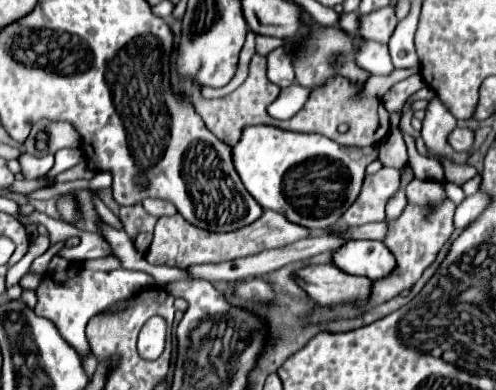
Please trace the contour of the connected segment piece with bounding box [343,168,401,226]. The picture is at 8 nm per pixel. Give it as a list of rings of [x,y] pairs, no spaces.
[[[381,168],[377,174],[367,174],[357,202],[343,214],[349,226],[385,220],[385,204],[399,190],[399,170]]]

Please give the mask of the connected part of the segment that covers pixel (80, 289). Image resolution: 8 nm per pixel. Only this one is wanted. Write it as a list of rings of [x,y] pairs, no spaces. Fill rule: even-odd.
[[[119,268],[119,270],[113,270],[113,272],[95,272],[95,274],[91,274],[91,270],[73,270],[71,274],[69,272],[59,272],[59,274],[55,274],[55,278],[44,275],[37,290],[39,300],[37,300],[35,312],[39,316],[49,318],[51,322],[55,322],[61,336],[75,350],[79,350],[81,358],[85,360],[91,354],[91,348],[85,340],[87,320],[93,314],[97,314],[99,310],[105,310],[107,306],[113,306],[119,300],[125,300],[127,296],[135,294],[139,288],[152,283],[152,276],[141,271],[127,270],[127,268]]]

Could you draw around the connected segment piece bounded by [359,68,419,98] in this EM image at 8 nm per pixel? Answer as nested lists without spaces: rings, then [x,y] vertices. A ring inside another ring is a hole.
[[[415,68],[415,70],[395,70],[391,76],[371,76],[371,78],[367,80],[367,84],[363,86],[363,90],[359,92],[359,96],[361,96],[361,98],[369,98],[369,96],[383,98],[385,92],[387,92],[393,84],[397,84],[399,80],[405,80],[407,76],[417,74],[417,72],[419,72],[419,68]]]

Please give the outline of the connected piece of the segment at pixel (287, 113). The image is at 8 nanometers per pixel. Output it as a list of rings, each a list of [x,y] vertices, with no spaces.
[[[291,84],[289,88],[281,90],[279,98],[267,108],[267,112],[277,118],[291,118],[295,112],[299,112],[305,106],[305,102],[309,100],[309,94],[311,90],[299,84]]]

